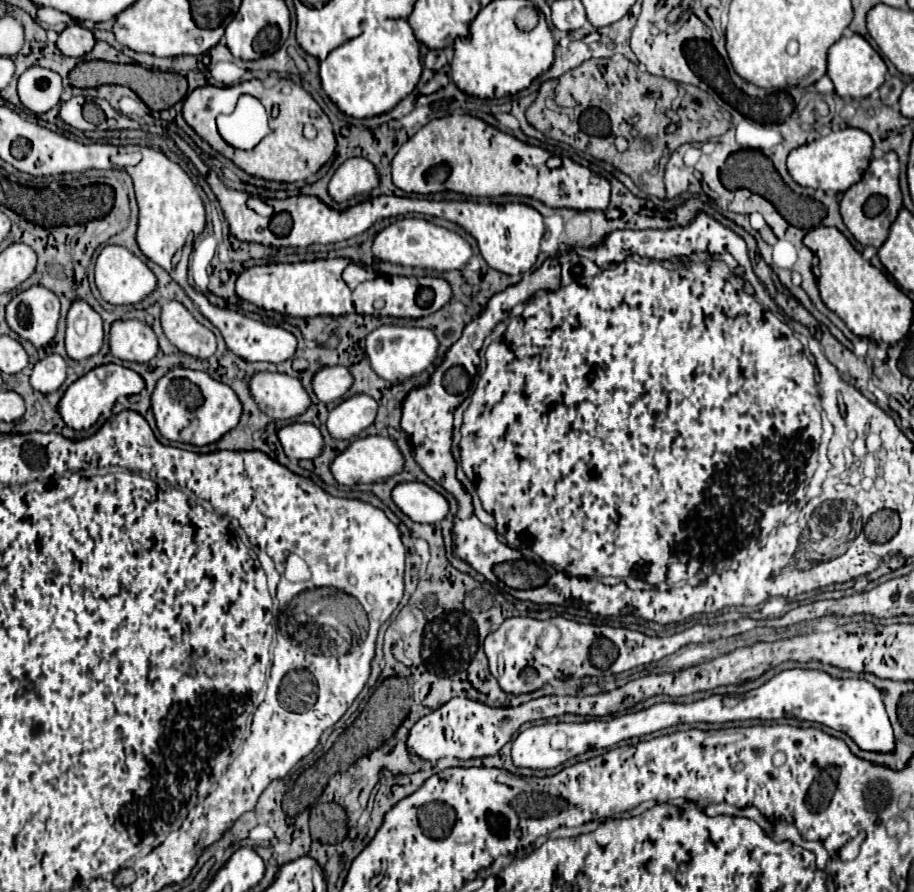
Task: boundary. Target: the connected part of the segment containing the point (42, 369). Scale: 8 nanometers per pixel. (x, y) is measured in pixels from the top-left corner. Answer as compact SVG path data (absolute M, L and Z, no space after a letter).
M50 354L32 368L30 384L42 394L56 392L66 380L66 362L58 354Z

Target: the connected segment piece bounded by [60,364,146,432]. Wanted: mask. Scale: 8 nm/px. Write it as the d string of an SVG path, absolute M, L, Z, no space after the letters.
M106 364L106 366L100 366L100 368L94 368L90 370L86 376L78 378L72 386L68 386L66 394L62 396L60 400L60 416L64 418L66 426L68 428L74 428L74 430L86 430L90 428L92 424L96 424L96 420L114 408L116 400L120 396L134 396L134 394L140 394L144 390L144 380L140 374L136 374L134 370L130 368L124 368L120 364Z

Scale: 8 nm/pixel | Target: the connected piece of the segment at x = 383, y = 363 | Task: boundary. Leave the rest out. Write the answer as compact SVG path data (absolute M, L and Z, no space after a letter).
M380 326L372 330L366 338L366 354L370 358L372 370L388 382L404 382L412 376L426 372L438 356L438 340L428 328L410 326Z

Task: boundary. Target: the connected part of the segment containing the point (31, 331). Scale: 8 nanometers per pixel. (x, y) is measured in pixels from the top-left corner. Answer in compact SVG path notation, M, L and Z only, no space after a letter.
M30 286L6 306L6 322L20 338L36 348L46 348L60 320L60 300L44 286Z

